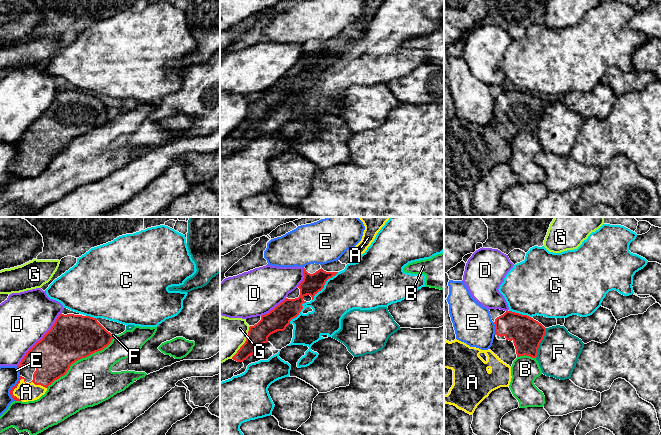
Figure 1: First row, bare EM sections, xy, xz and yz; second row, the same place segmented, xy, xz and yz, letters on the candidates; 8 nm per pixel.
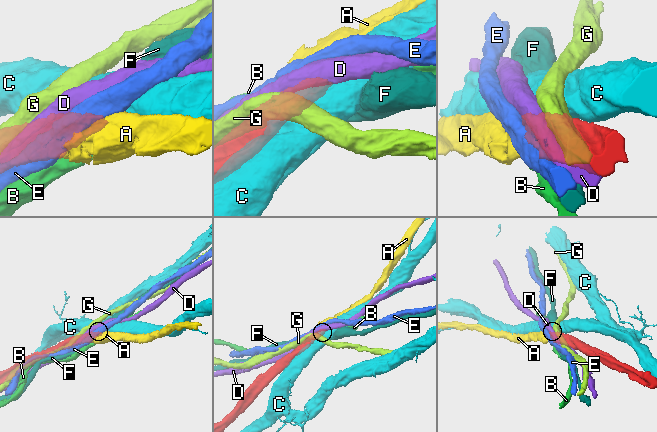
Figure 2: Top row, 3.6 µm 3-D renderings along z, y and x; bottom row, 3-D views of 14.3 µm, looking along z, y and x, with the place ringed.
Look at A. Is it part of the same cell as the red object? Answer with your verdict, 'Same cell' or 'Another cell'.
Same cell

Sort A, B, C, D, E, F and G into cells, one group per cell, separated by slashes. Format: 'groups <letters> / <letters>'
groups A / B / C / D / E / F / G

